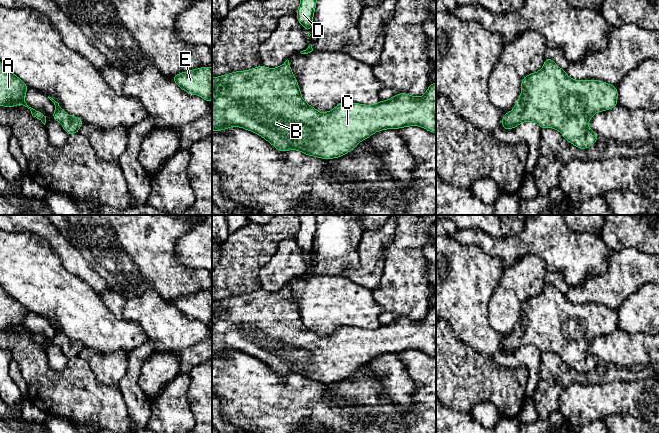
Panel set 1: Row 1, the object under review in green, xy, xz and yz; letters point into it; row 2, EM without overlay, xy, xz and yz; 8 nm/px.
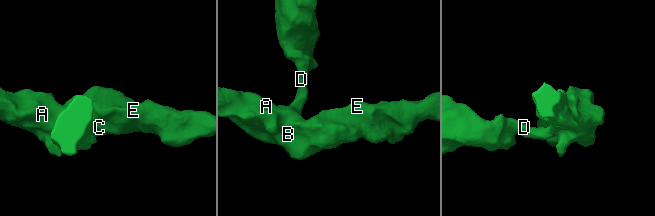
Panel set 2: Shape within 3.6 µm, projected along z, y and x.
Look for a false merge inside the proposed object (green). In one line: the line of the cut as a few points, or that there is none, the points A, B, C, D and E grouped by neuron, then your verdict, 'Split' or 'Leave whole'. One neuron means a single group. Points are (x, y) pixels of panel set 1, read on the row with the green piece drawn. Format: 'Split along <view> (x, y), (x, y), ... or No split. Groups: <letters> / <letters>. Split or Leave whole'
No split. Groups: A B C D E. Leave whole

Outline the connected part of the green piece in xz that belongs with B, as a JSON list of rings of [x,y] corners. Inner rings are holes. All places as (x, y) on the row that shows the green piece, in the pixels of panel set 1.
[[[288,59],[277,68],[260,65],[250,70],[235,71],[212,78],[212,131],[241,127],[258,134],[280,152],[297,150],[308,156],[321,159],[339,158],[378,131],[409,126],[423,127],[429,132],[436,133],[436,82],[429,84],[422,97],[401,92],[389,100],[381,100],[372,105],[340,102],[332,110],[321,113],[304,101]],[[219,84],[225,86],[226,92],[224,94],[216,91]]]

